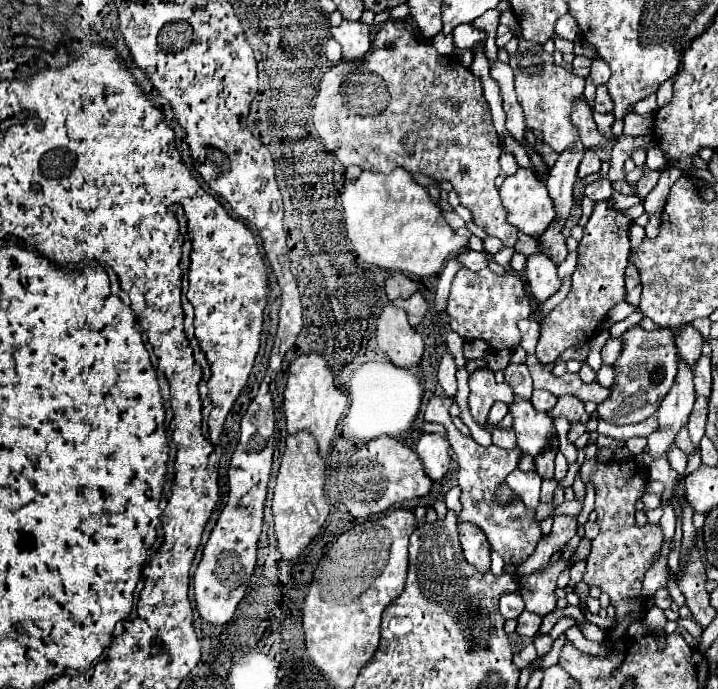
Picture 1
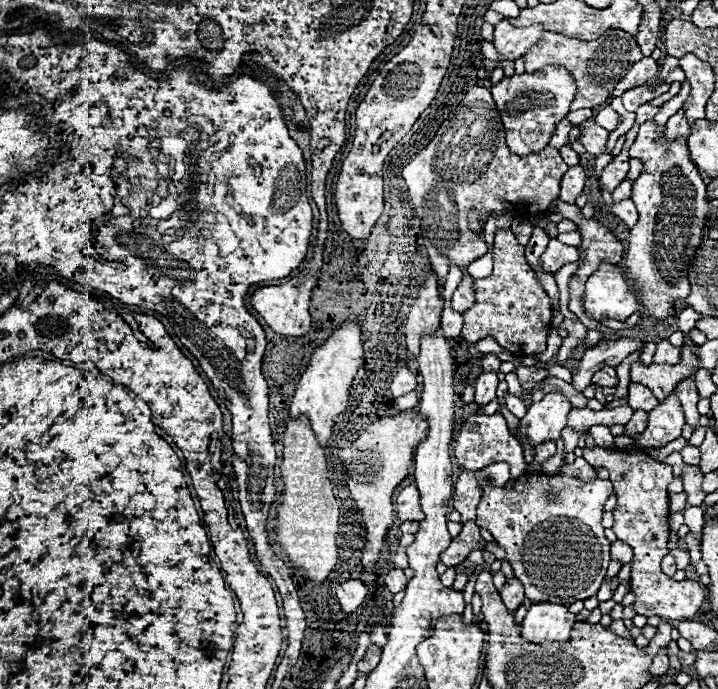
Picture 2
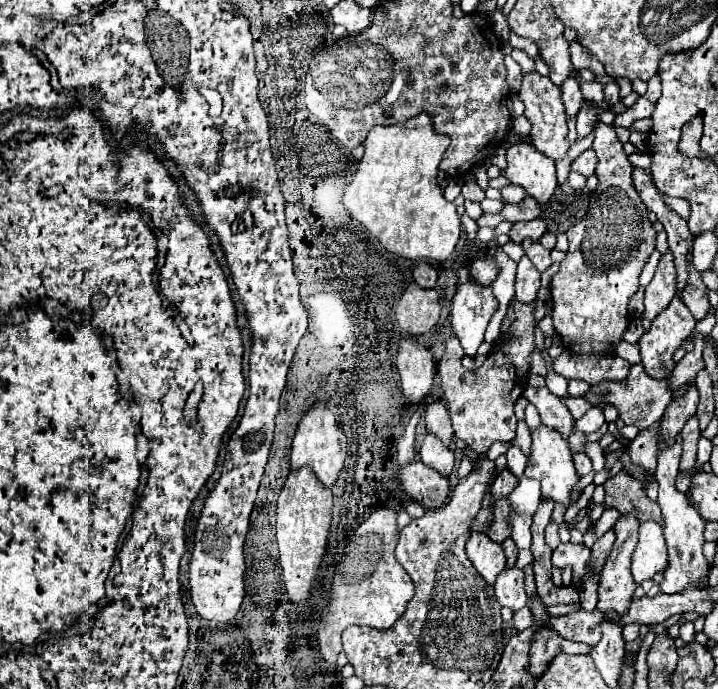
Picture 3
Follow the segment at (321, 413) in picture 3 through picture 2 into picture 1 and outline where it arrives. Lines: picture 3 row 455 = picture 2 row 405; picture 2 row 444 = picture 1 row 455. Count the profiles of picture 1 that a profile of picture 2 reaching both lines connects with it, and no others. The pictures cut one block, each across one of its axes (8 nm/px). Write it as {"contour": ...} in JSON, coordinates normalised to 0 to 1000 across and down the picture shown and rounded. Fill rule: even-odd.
{"contour":[[[432,511],[409,520],[401,531],[401,552],[396,563],[396,604],[398,604],[401,627],[404,630],[412,630],[415,624],[435,627],[437,636],[443,639],[446,659],[454,662],[468,615],[479,598],[482,598],[482,575],[468,563],[465,543],[454,520],[443,511]],[[462,601],[468,601],[468,610],[462,610]]]}

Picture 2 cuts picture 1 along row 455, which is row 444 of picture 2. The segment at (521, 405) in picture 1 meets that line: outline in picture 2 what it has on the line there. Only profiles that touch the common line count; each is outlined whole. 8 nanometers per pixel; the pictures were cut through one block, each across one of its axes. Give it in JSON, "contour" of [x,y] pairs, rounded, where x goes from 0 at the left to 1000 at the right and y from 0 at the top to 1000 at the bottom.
{"contour":[[[763,569],[752,583],[741,583],[735,589],[735,601],[724,610],[724,630],[733,633],[741,650],[747,650],[755,642],[774,642],[780,636],[780,627],[788,621],[788,604],[794,592],[797,586],[788,575],[783,575],[780,569]]]}

